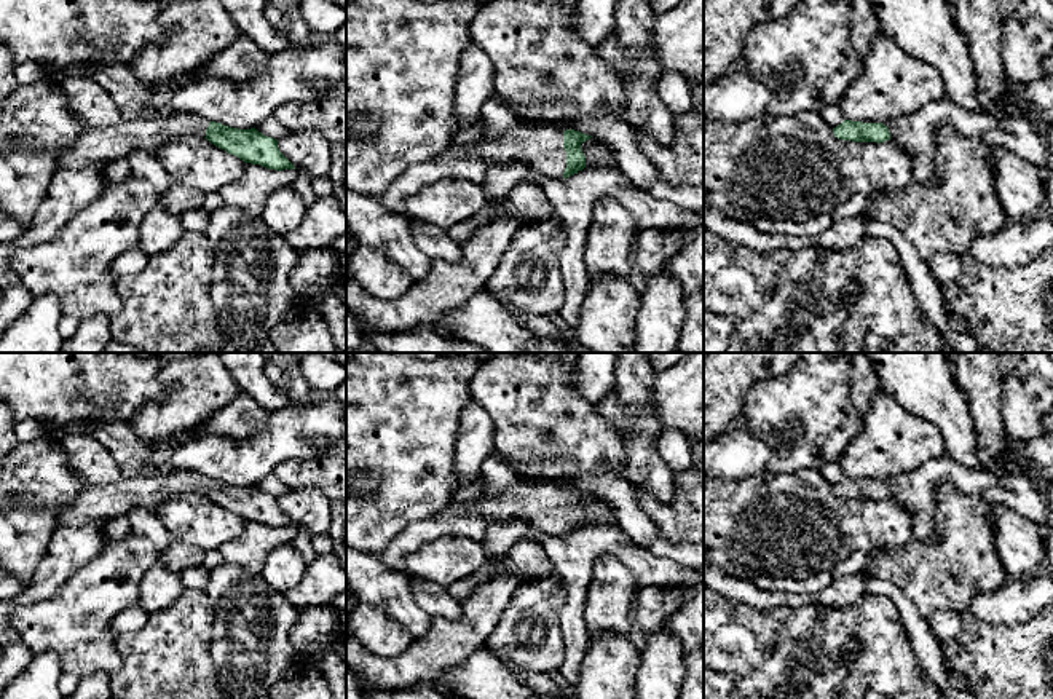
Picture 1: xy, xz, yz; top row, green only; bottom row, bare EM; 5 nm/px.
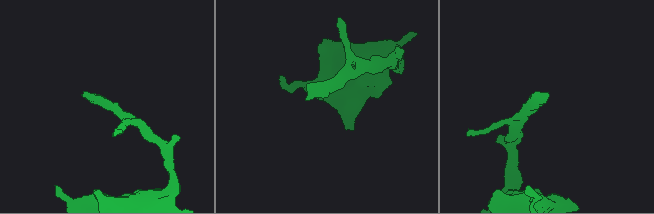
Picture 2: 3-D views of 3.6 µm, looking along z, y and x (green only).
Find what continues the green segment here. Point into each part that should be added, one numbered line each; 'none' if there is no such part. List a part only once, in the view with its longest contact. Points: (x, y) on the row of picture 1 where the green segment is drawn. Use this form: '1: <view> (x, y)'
1: xz (541, 150)

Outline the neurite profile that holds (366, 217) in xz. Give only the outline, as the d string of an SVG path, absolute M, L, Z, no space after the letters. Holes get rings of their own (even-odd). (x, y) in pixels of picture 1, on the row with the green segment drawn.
M346 188L346 231L399 265L413 282L424 281L434 262L413 243L408 219L383 207L380 198Z

